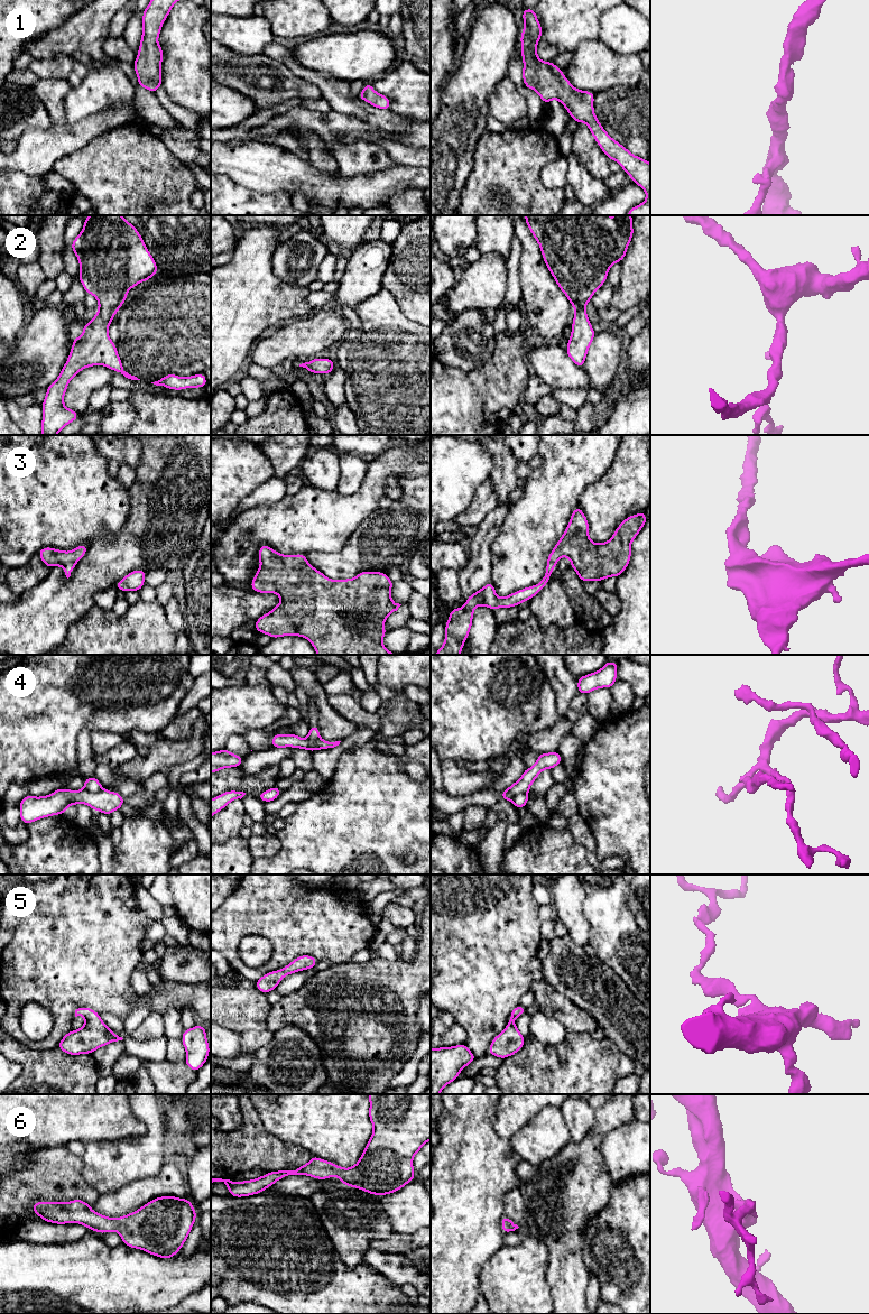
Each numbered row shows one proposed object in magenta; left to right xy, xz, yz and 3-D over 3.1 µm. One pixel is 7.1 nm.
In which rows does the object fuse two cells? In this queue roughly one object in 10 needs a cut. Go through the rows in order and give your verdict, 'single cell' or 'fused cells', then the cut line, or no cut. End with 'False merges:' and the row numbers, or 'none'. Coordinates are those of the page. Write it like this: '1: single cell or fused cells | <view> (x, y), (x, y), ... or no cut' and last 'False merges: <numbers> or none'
1: single cell | no cut
2: single cell | no cut
3: single cell | no cut
4: fused cells | xz (320, 738), (310, 750)
5: single cell | no cut
6: single cell | no cut
False merges: 4

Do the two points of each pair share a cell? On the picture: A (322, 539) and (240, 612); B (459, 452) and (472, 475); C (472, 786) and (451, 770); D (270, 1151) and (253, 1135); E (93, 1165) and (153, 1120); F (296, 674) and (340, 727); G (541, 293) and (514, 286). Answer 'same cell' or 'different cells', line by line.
A: different cells
B: same cell
C: same cell
D: same cell
E: same cell
F: same cell
G: different cells

